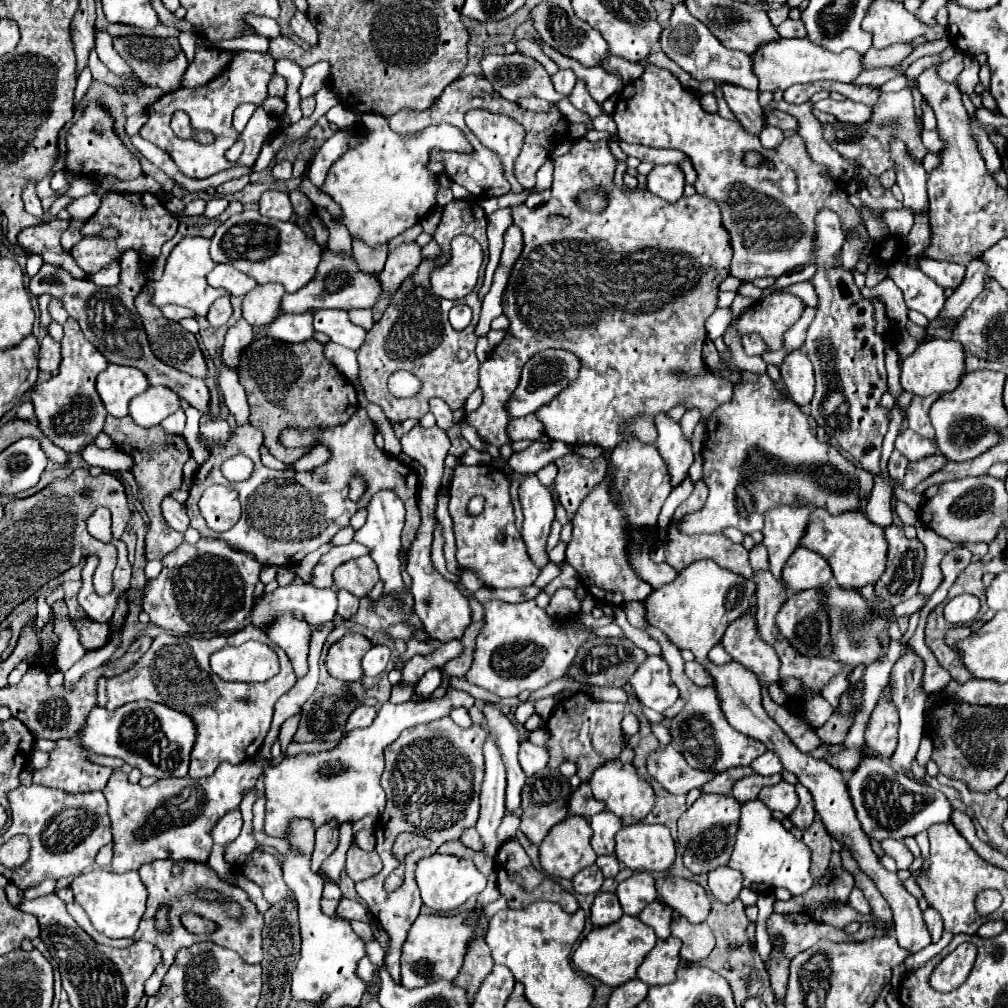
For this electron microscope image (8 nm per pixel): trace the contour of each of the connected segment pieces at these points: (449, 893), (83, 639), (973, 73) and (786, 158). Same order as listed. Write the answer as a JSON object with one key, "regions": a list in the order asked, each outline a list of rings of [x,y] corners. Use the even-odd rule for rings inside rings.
{"regions":[[[[434,854],[430,858],[424,858],[418,862],[416,868],[416,882],[422,894],[424,906],[436,912],[448,912],[458,906],[462,906],[466,900],[478,896],[486,888],[486,876],[480,874],[472,860],[446,856],[446,854]]],[[[86,616],[80,618],[80,620],[72,620],[72,626],[78,630],[78,634],[80,634],[80,644],[82,644],[86,650],[102,648],[102,646],[108,642],[108,638],[110,638],[110,628],[108,628],[108,624],[100,624],[100,622],[88,620]]],[[[965,54],[964,70],[956,80],[956,85],[960,92],[968,94],[976,108],[982,107],[981,95],[977,95],[975,92],[975,86],[979,81],[979,70],[980,64],[977,59]]],[[[646,64],[644,74],[626,84],[622,92],[618,94],[618,104],[614,112],[614,122],[618,126],[618,136],[624,142],[634,142],[634,144],[644,144],[652,148],[674,148],[684,152],[696,170],[696,194],[708,196],[720,206],[722,212],[722,224],[730,234],[730,244],[734,250],[732,264],[730,264],[730,274],[742,282],[752,282],[754,278],[764,278],[764,276],[782,276],[786,272],[792,272],[794,268],[806,266],[812,262],[812,242],[814,242],[814,216],[816,210],[820,208],[832,208],[844,224],[844,230],[850,226],[856,226],[862,222],[858,210],[846,200],[846,190],[842,190],[842,184],[836,182],[828,170],[822,164],[816,164],[802,142],[798,134],[784,138],[784,142],[772,150],[764,148],[756,136],[748,136],[737,120],[726,120],[720,114],[710,114],[700,108],[698,94],[686,90],[674,76],[672,72]],[[746,152],[758,152],[764,160],[772,160],[776,170],[766,168],[764,164],[760,166],[744,166],[744,154]]]]}

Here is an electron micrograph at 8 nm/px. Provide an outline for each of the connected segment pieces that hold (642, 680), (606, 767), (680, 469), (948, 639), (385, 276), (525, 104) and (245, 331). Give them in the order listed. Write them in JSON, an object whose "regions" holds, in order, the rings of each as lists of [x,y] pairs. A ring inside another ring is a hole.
{"regions":[[[[646,656],[628,678],[628,684],[634,688],[638,700],[656,712],[664,712],[678,700],[676,686],[670,680],[670,668],[662,656]]],[[[610,760],[608,764],[602,764],[600,768],[596,768],[592,778],[590,778],[590,786],[592,786],[594,798],[602,800],[606,804],[606,810],[616,814],[624,826],[642,822],[654,806],[652,786],[636,774],[632,764],[622,764],[620,760]]],[[[666,412],[656,414],[656,430],[656,446],[668,464],[672,486],[678,486],[688,476],[688,468],[694,462],[690,440],[684,436],[680,422],[668,418]]],[[[952,626],[952,628],[948,628],[948,632],[946,632],[946,636],[944,636],[944,642],[946,642],[950,648],[954,648],[956,642],[960,642],[960,640],[964,640],[964,638],[968,638],[968,636],[970,636],[970,628],[968,628],[968,626]]],[[[416,242],[410,244],[402,244],[398,246],[386,260],[386,266],[380,274],[380,286],[382,286],[382,296],[380,300],[372,306],[372,314],[374,314],[374,322],[378,322],[382,318],[382,314],[386,312],[386,308],[392,302],[394,292],[400,288],[400,284],[418,268],[418,264],[422,262],[420,256],[420,248]]],[[[530,97],[528,99],[520,99],[519,105],[522,108],[534,111],[534,112],[548,112],[551,104],[543,99],[535,99]]],[[[240,318],[226,334],[226,342],[224,342],[224,348],[222,348],[222,358],[226,362],[226,366],[234,372],[240,370],[240,356],[242,352],[254,342],[254,332],[252,332],[252,326]]]]}

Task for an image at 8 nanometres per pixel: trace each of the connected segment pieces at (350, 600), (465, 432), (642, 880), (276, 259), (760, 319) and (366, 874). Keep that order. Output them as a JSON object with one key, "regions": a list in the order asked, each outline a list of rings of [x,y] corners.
{"regions":[[[[338,590],[338,614],[348,620],[358,610],[358,598],[346,590]]],[[[465,420],[460,424],[462,436],[468,441],[468,443],[476,450],[486,451],[486,444],[479,438],[476,430],[468,425]]],[[[638,872],[638,874],[630,876],[628,880],[620,882],[616,896],[626,914],[638,916],[644,906],[648,906],[652,900],[656,900],[656,888],[654,888],[652,874]]],[[[250,208],[230,216],[216,228],[210,254],[216,264],[232,264],[236,270],[252,276],[258,284],[280,282],[286,292],[296,292],[308,284],[320,264],[320,246],[308,238],[294,222],[264,218],[258,214],[258,210]]],[[[776,292],[758,304],[752,304],[736,322],[734,328],[740,334],[758,332],[768,348],[780,350],[784,346],[784,332],[798,322],[806,304],[788,292]]],[[[352,846],[348,850],[348,860],[346,860],[345,867],[346,874],[354,882],[358,882],[358,880],[376,876],[382,870],[382,860],[380,860],[378,852],[364,852],[358,846]]]]}

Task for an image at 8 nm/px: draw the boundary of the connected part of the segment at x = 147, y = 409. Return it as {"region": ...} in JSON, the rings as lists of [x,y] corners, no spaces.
{"region":[[[150,386],[130,402],[130,416],[142,428],[158,426],[164,418],[180,410],[180,396],[166,386]]]}

